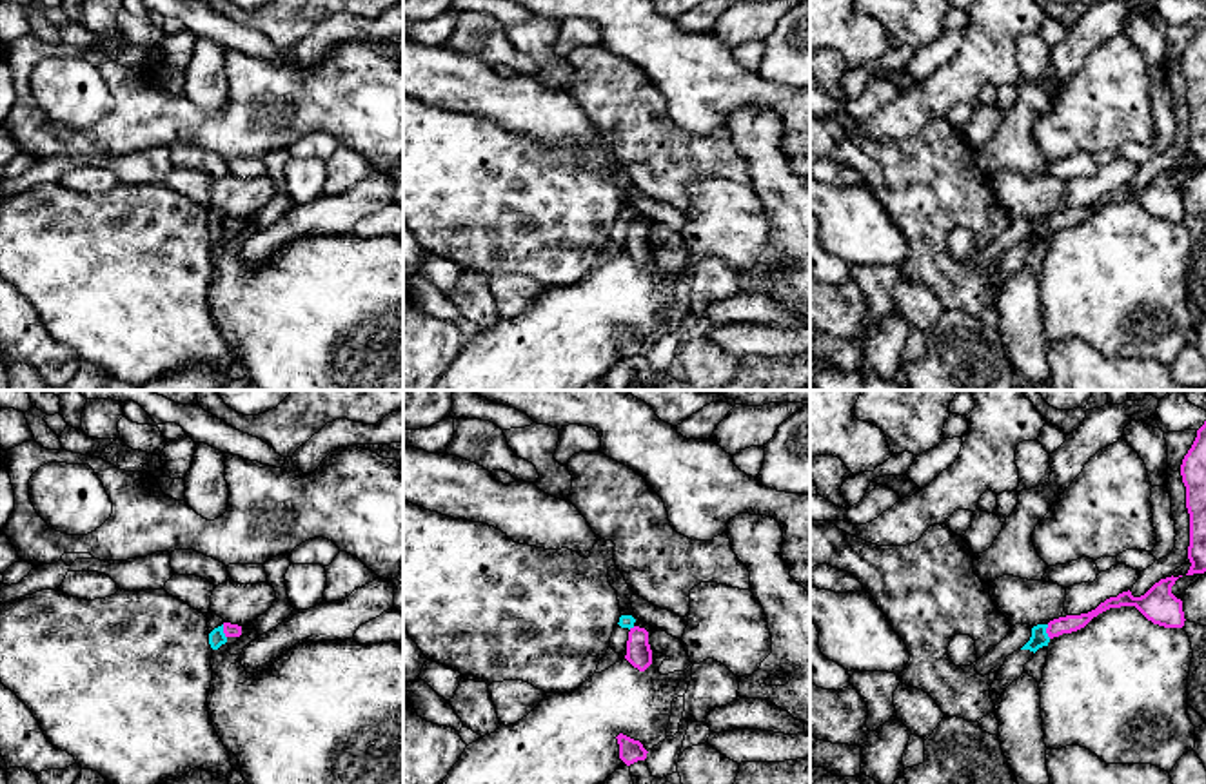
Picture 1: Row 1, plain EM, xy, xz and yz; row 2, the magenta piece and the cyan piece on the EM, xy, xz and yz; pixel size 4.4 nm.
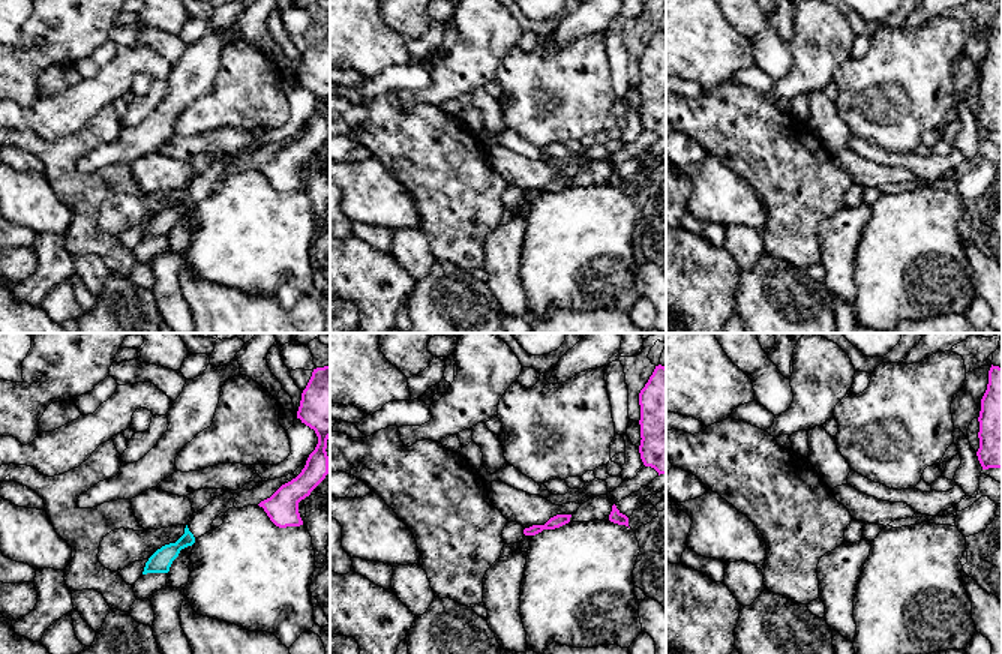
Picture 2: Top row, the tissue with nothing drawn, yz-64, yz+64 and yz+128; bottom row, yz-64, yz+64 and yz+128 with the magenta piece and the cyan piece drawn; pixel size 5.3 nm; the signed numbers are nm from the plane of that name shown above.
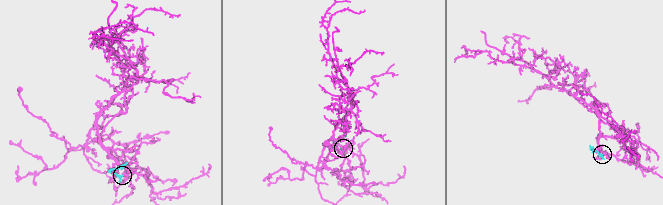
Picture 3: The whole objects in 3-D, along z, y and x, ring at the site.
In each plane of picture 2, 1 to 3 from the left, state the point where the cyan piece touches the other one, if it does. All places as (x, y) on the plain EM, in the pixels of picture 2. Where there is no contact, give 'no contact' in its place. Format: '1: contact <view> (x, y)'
1: no contact
2: no contact
3: no contact

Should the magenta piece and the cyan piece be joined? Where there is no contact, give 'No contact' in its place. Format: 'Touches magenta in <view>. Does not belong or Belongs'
Touches magenta in yz. Does not belong

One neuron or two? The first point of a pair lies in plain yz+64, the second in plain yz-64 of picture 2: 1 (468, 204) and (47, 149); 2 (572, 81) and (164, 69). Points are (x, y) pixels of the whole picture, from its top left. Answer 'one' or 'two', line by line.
1: one
2: two

